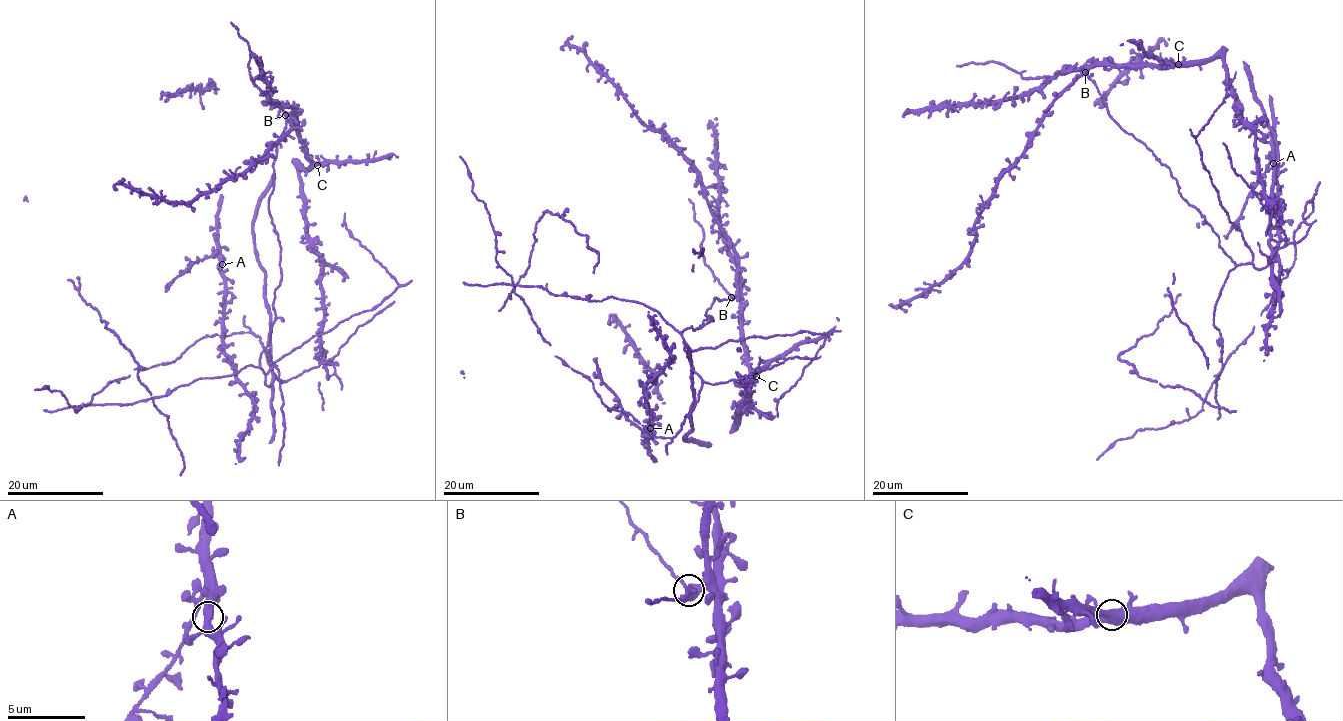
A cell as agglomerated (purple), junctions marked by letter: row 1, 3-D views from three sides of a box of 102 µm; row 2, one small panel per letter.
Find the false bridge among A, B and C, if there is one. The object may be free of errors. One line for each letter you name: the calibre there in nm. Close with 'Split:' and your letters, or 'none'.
Split: none

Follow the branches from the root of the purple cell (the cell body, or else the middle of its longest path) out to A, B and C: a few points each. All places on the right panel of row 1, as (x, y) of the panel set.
A: (1219, 242), (1236, 264), (1263, 269), (1306, 235), (1302, 213), (1313, 199), (1304, 221), (1281, 221), (1274, 162)
B: (1219, 242), (1218, 236), (1205, 217), (1180, 194), (1171, 170), (1152, 150), (1112, 118), (1107, 103), (1086, 72)
C: (1219, 242), (1205, 217), (1180, 194), (1171, 170), (1112, 118), (1085, 71), (1096, 65), (1178, 64)

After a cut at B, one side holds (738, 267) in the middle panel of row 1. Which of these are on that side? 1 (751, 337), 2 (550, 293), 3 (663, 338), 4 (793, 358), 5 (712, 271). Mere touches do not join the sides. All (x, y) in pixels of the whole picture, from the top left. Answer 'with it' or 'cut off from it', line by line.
1: cut off from it
2: cut off from it
3: with it
4: with it
5: cut off from it

